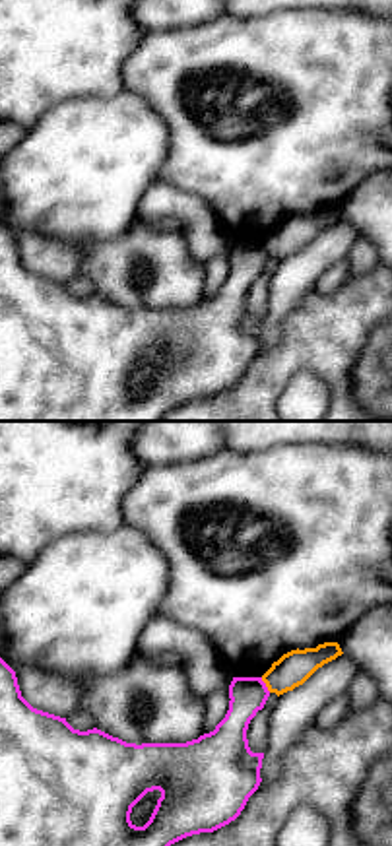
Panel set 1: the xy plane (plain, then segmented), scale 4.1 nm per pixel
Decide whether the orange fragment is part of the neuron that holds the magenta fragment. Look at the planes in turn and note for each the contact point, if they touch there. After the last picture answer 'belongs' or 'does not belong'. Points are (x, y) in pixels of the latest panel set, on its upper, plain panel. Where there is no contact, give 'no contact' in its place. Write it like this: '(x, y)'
(264, 251)

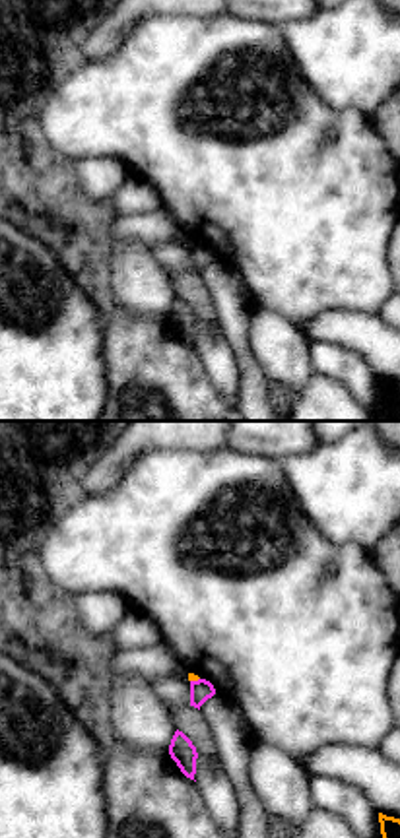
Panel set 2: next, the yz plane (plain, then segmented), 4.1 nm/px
(195, 247)

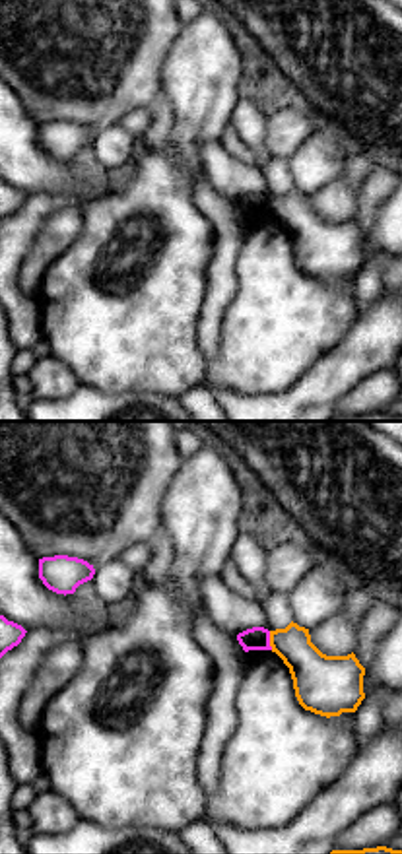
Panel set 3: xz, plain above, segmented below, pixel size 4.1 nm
(268, 206)

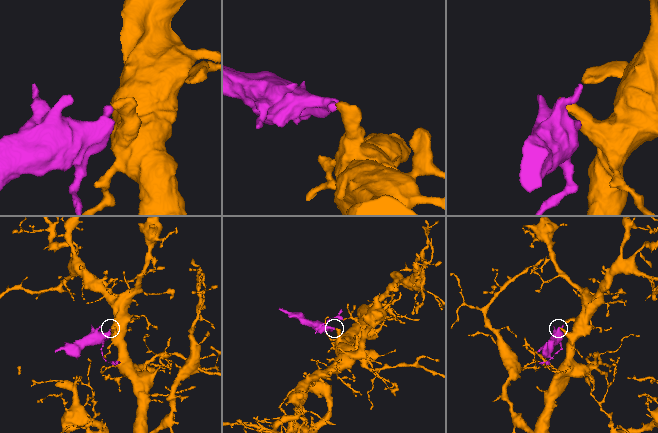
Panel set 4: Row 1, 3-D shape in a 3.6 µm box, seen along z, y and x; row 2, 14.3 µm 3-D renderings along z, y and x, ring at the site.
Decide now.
does not belong

